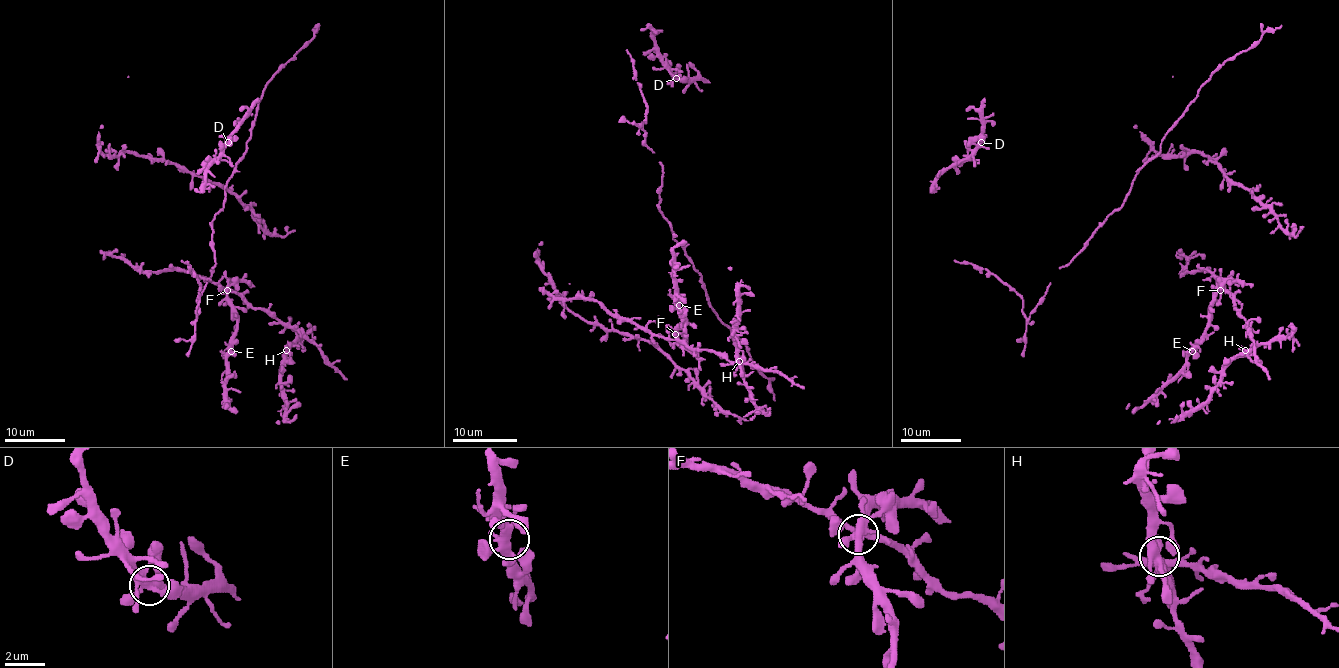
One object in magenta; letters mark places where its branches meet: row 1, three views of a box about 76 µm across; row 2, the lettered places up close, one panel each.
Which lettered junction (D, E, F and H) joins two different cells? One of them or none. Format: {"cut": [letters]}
{"cut": ["F"]}

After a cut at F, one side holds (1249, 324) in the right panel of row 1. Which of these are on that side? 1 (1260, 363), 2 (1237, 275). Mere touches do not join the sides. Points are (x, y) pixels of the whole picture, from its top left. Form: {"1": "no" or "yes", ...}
{"1": "yes", "2": "no"}

